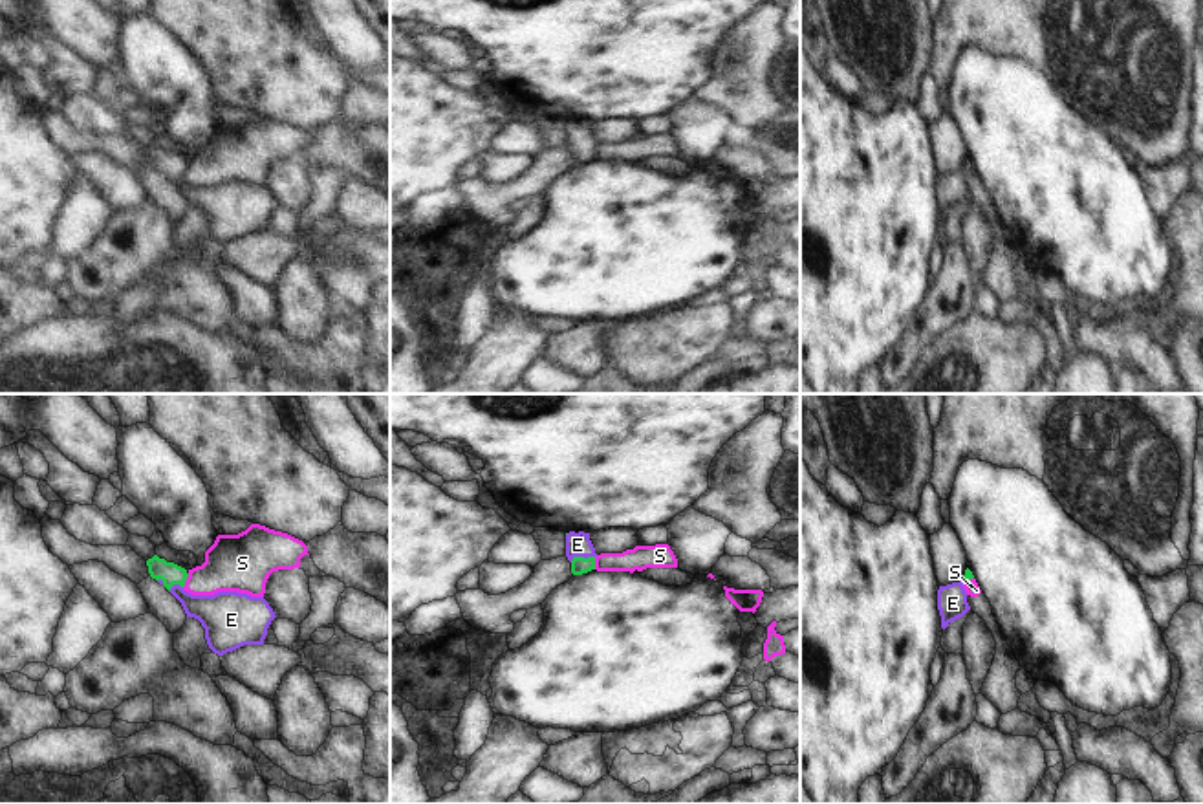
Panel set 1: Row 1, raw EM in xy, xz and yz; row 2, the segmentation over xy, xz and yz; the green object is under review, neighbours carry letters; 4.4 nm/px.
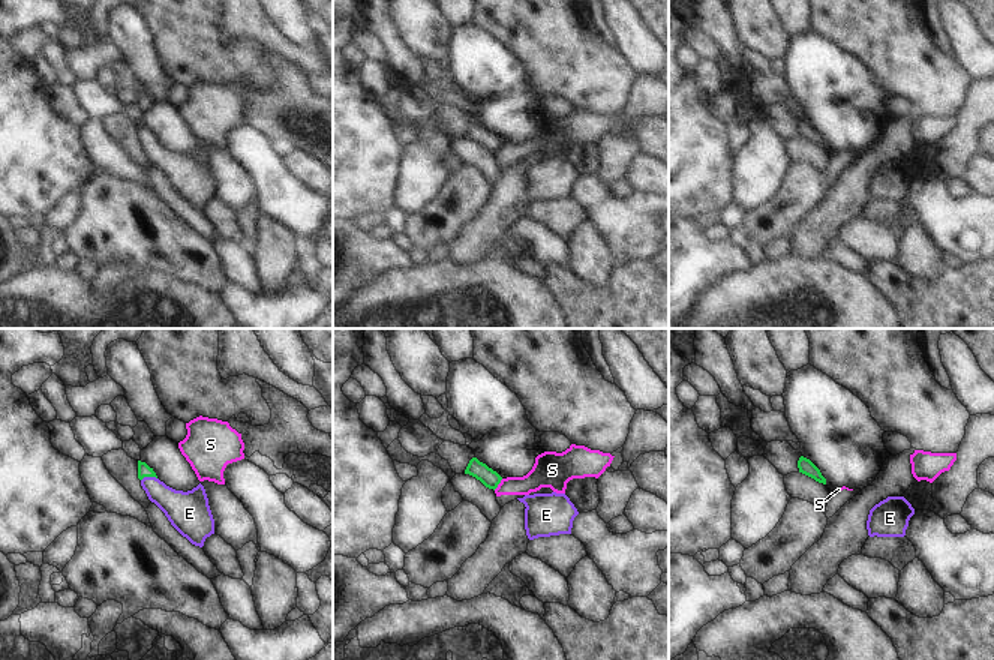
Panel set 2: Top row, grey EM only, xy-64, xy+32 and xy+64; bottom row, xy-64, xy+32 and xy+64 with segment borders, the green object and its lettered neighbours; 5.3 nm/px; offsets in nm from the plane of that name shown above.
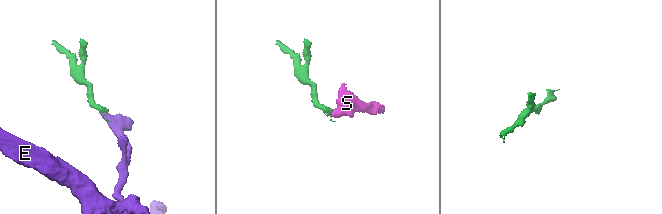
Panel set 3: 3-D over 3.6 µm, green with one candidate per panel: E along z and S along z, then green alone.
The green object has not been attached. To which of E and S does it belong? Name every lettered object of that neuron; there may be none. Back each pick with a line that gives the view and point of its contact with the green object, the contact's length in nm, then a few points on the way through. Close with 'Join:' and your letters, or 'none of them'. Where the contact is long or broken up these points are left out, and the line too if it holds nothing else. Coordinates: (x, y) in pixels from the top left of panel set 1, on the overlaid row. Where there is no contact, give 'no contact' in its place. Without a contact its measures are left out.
E: contact xz (581, 557); length 110 nm; way xz (579, 564), (581, 557), (577, 544)
Join: E

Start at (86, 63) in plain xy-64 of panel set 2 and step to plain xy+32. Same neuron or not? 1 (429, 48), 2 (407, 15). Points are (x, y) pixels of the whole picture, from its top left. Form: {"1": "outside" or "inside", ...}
{"1": "outside", "2": "outside"}

